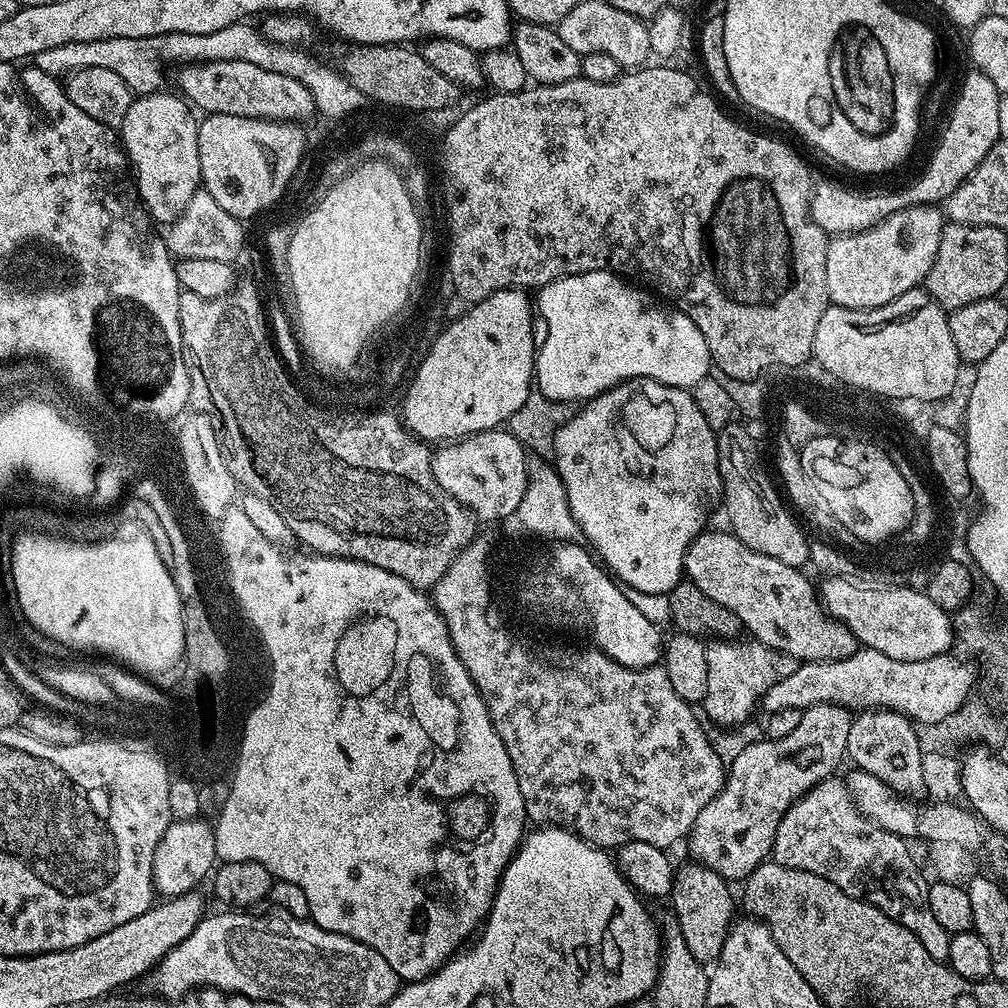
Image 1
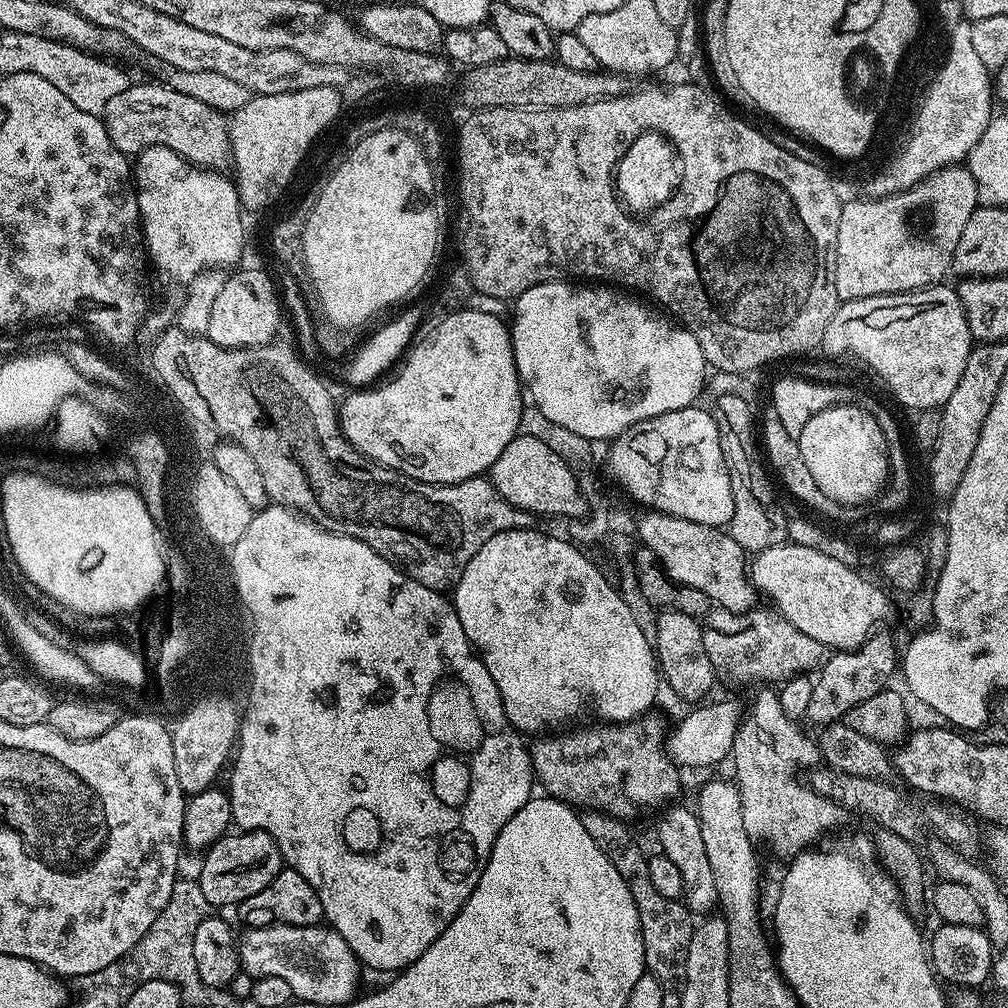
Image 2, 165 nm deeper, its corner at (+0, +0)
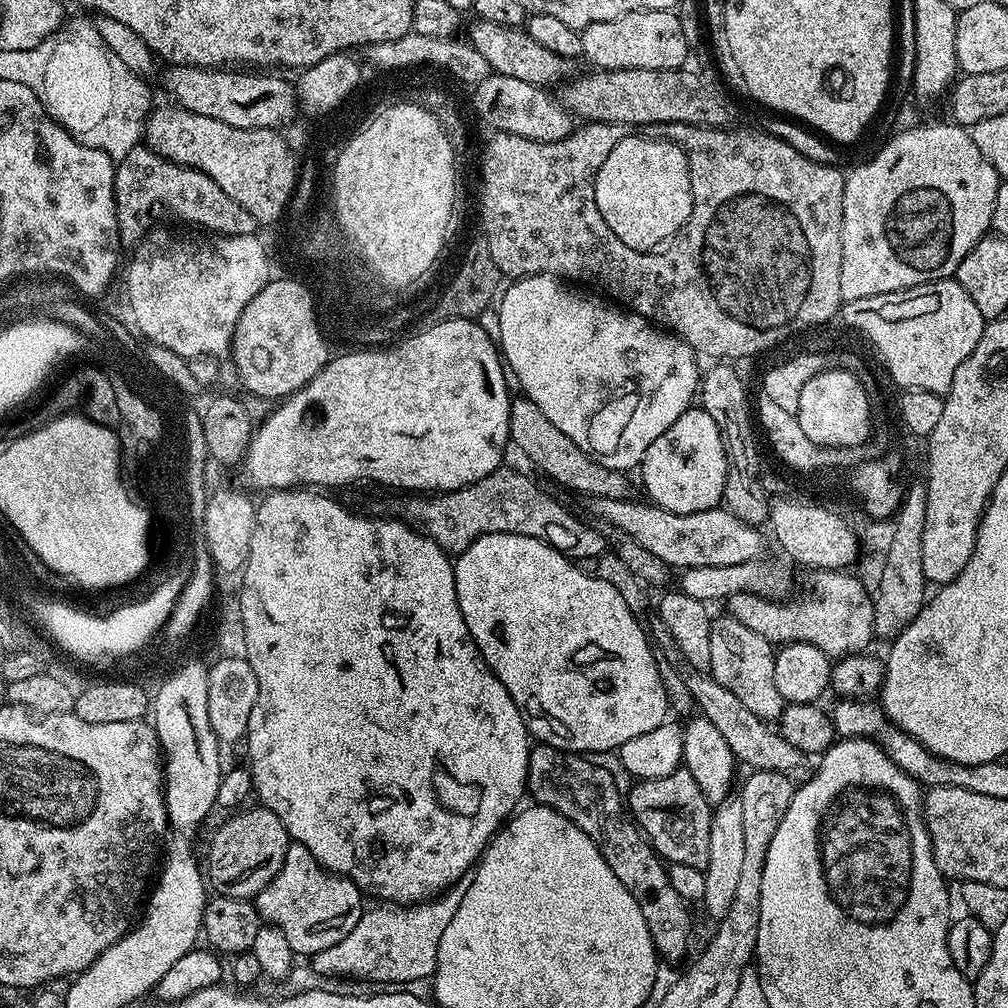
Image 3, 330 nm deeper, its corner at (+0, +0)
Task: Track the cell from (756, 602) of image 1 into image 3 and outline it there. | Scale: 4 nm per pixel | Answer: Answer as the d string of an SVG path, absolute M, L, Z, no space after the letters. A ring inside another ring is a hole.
M526 398L519 399L512 400L508 435L514 448L517 448L538 471L545 472L550 479L557 480L558 483L565 484L566 487L573 488L576 492L581 492L584 498L597 496L615 500L629 499L627 480L629 477L625 473L614 470L610 466L602 466L590 454L586 454L581 448L574 446L574 442L570 442L570 438L566 438L566 434L562 434L562 430L558 430L558 426L554 426L554 422L550 422L546 418L546 414L542 414L542 410L538 410L538 406L534 406L534 402L530 402Z

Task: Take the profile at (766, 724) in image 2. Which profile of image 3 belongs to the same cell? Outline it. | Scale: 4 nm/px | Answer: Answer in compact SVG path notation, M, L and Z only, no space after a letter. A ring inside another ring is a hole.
M727 614L713 619L710 630L710 666L707 671L734 698L739 698L742 706L750 710L760 720L779 721L786 707L782 694L774 686L774 646L762 634L754 634L750 626L742 626L738 618Z

